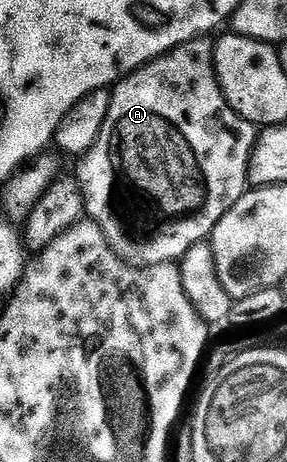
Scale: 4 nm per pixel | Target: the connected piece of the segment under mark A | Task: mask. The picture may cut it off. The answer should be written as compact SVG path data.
M200 38L190 44L174 48L166 56L151 62L149 67L125 76L114 85L108 116L101 126L99 137L86 155L82 157L77 179L83 191L83 207L92 220L101 220L100 230L110 242L111 248L124 264L134 265L142 257L139 248L125 242L125 236L109 218L105 210L103 190L113 186L113 168L111 162L117 162L113 154L115 138L129 136L131 152L143 152L143 162L153 164L151 170L143 172L197 172L201 166L207 172L211 186L211 204L213 212L207 210L176 231L175 238L165 238L162 243L150 243L145 255L148 265L160 261L167 266L167 257L175 259L175 253L185 255L197 244L197 238L206 241L214 232L217 222L249 191L251 175L251 153L255 150L257 139L256 125L240 116L219 85L215 73L215 57L212 45Z

